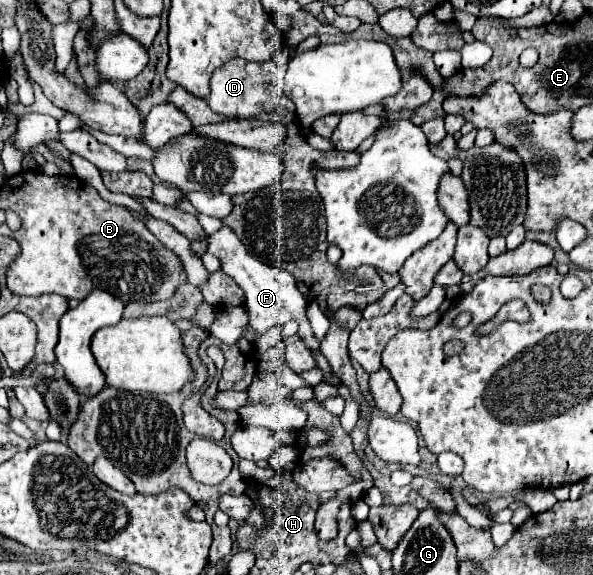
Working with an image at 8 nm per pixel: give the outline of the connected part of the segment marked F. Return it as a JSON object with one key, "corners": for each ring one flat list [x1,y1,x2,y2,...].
{"corners":[[224,226,222,230,218,230,216,234,210,236,208,252,214,254,222,262,222,270,228,276,232,276,236,280,236,284,246,292,246,310,250,312,250,330,256,336,262,336,268,328,278,326,280,322,288,322,288,320,298,320,298,324,308,322,306,320,306,300,302,298,300,290,296,288,292,274,288,274,286,270,276,270,276,268,266,266,260,260,252,258,230,226]]}

